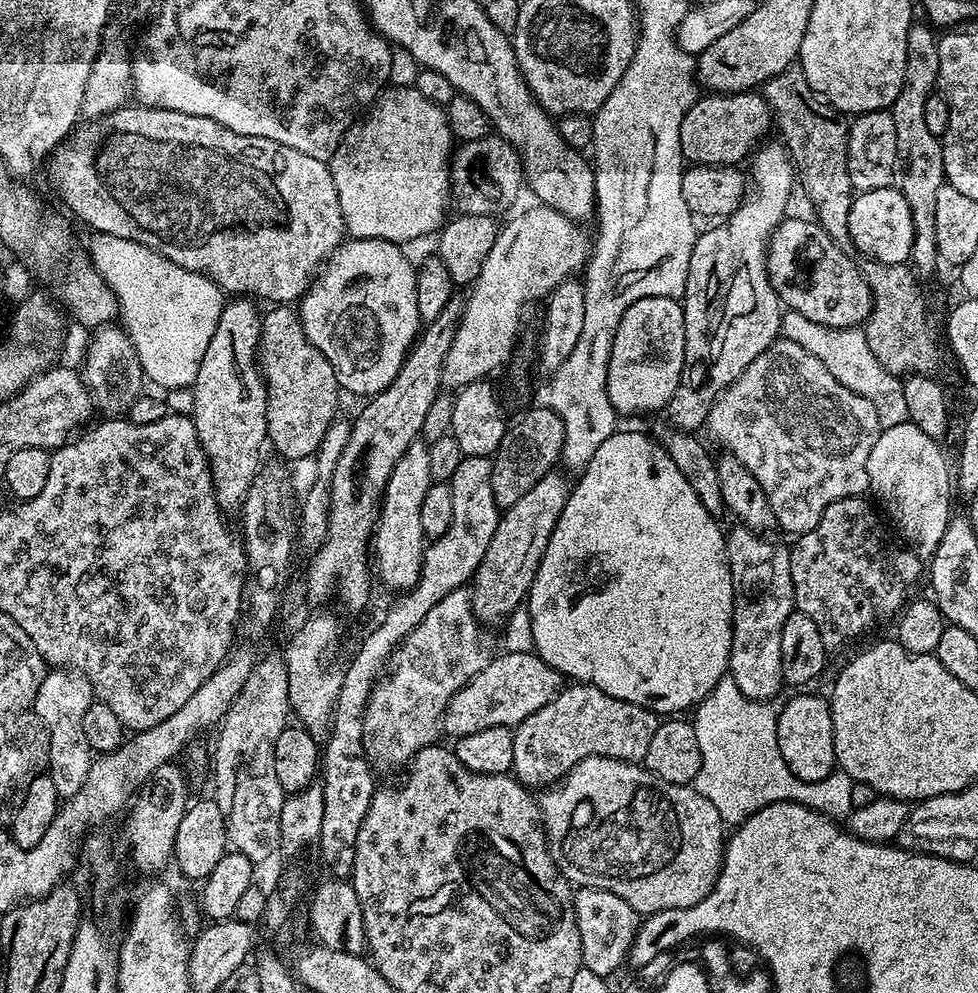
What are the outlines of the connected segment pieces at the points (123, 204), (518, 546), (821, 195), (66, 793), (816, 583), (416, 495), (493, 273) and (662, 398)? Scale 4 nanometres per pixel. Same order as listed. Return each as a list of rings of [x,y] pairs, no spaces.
[[[125,106],[84,123],[68,136],[66,142],[57,144],[46,160],[48,180],[52,183],[53,190],[60,195],[61,202],[65,204],[63,207],[77,221],[80,219],[82,223],[89,224],[93,228],[91,230],[93,233],[102,236],[113,235],[138,242],[186,270],[201,272],[202,275],[208,276],[225,294],[239,294],[241,297],[255,298],[257,301],[269,300],[267,303],[272,306],[291,305],[307,292],[308,285],[312,283],[324,261],[345,239],[344,219],[342,210],[338,206],[338,192],[334,190],[331,167],[325,161],[309,158],[291,146],[282,146],[282,142],[270,142],[270,138],[234,134],[234,130],[226,130],[226,126],[210,118],[198,118],[194,114],[178,114],[178,110]]]
[[[560,470],[546,473],[529,493],[522,495],[512,507],[501,513],[498,528],[490,538],[490,547],[470,581],[472,613],[481,625],[503,625],[512,611],[527,601],[528,591],[542,562],[542,554],[550,542],[550,534],[554,534],[558,518],[568,501],[570,484],[564,481],[563,474]]]
[[[799,63],[791,64],[782,74],[767,80],[762,85],[762,95],[772,109],[775,127],[780,127],[782,143],[788,149],[798,184],[804,187],[812,203],[814,219],[835,244],[849,243],[848,219],[854,189],[848,173],[849,121],[837,112],[823,96],[806,82],[806,74]]]
[[[49,671],[44,677],[42,686],[38,686],[36,713],[38,718],[43,720],[45,728],[48,729],[48,741],[50,742],[46,775],[54,782],[54,790],[58,790],[61,801],[74,798],[74,794],[82,790],[90,774],[94,753],[90,742],[86,742],[86,734],[82,731],[82,717],[92,703],[94,703],[94,697],[90,682],[79,672]]]
[[[851,496],[830,502],[830,506],[822,510],[818,526],[814,526],[814,530],[809,532],[799,533],[795,537],[796,545],[791,545],[790,548],[790,578],[794,582],[795,611],[806,614],[806,618],[814,621],[814,626],[818,626],[818,634],[822,634],[822,642],[830,650],[850,643],[871,624],[876,624],[887,616],[895,617],[909,599],[908,591],[915,586],[916,579],[920,576],[921,557],[915,556],[899,543],[896,545],[888,537],[889,529],[885,521],[878,515],[877,509],[866,501],[864,496]]]
[[[417,438],[402,454],[402,458],[398,458],[394,470],[390,470],[390,482],[386,482],[384,487],[384,496],[380,499],[380,517],[376,519],[374,572],[378,580],[380,575],[381,582],[388,588],[407,590],[418,582],[426,547],[422,530],[422,501],[426,499],[426,490],[430,490],[433,482],[430,478],[428,444]]]
[[[535,207],[518,213],[497,231],[494,250],[486,254],[478,278],[470,285],[472,293],[467,293],[464,313],[444,363],[443,383],[449,389],[459,390],[470,382],[491,377],[491,372],[505,363],[504,368],[518,348],[516,339],[524,320],[524,307],[535,300],[543,301],[563,280],[573,279],[588,263],[589,233],[587,236],[577,221],[558,214],[558,210]]]
[[[670,296],[642,298],[618,322],[608,359],[606,394],[621,416],[656,412],[676,400],[684,365],[684,305]]]

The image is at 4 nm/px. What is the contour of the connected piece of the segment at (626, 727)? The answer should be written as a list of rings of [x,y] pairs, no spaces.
[[[569,683],[560,689],[552,701],[546,702],[542,710],[534,710],[530,718],[516,725],[512,734],[514,752],[511,775],[529,789],[540,790],[564,779],[565,774],[575,764],[591,756],[605,756],[629,762],[643,761],[646,749],[654,739],[654,730],[658,730],[660,721],[661,717],[657,713],[642,706],[634,706],[634,702],[622,702],[622,698],[610,698],[610,694],[589,684]]]

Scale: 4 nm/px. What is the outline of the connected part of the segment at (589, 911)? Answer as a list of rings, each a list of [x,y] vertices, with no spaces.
[[[577,887],[572,901],[582,940],[582,966],[586,970],[594,970],[594,974],[599,976],[611,977],[611,972],[625,967],[628,951],[640,929],[641,917],[627,902],[618,898],[618,894],[610,894],[610,890]]]

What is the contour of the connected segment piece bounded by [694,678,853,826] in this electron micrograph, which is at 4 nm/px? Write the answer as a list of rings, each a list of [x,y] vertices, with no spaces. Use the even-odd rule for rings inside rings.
[[[731,678],[718,681],[714,690],[710,690],[708,697],[696,705],[694,712],[697,716],[694,716],[694,723],[696,733],[698,733],[698,746],[702,750],[702,766],[694,781],[696,791],[702,794],[702,798],[706,798],[712,803],[714,810],[720,808],[719,815],[724,812],[724,815],[721,816],[722,819],[728,816],[724,821],[725,825],[728,826],[743,824],[746,818],[750,818],[755,812],[774,802],[794,802],[812,808],[816,812],[830,814],[832,819],[837,822],[843,821],[853,809],[850,804],[850,790],[853,780],[845,772],[839,770],[833,770],[829,776],[818,782],[802,782],[802,778],[794,775],[790,766],[786,766],[786,762],[775,744],[777,709],[772,707],[771,703],[763,700],[746,698],[746,694],[742,694],[742,690],[738,690],[738,682],[734,682]],[[716,744],[736,744],[736,748],[740,752],[746,751],[748,744],[756,744],[757,764],[752,765],[748,760],[732,760],[728,764],[729,776],[716,776],[716,764],[712,761],[716,756]]]

